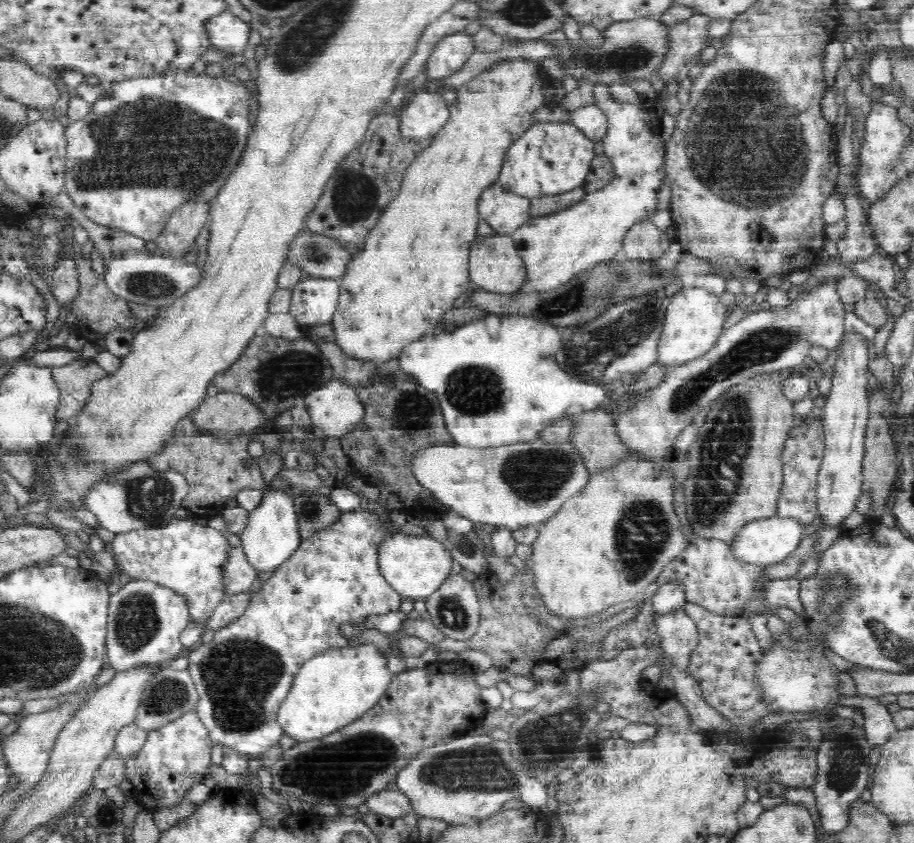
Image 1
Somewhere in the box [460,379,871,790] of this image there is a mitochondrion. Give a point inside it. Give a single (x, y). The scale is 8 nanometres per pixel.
(725, 451)

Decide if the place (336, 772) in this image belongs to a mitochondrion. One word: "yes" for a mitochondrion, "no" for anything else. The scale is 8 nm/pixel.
yes

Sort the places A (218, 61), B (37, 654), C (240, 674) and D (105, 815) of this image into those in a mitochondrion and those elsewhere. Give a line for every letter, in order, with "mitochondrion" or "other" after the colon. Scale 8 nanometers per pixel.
A: other
B: mitochondrion
C: mitochondrion
D: mitochondrion

